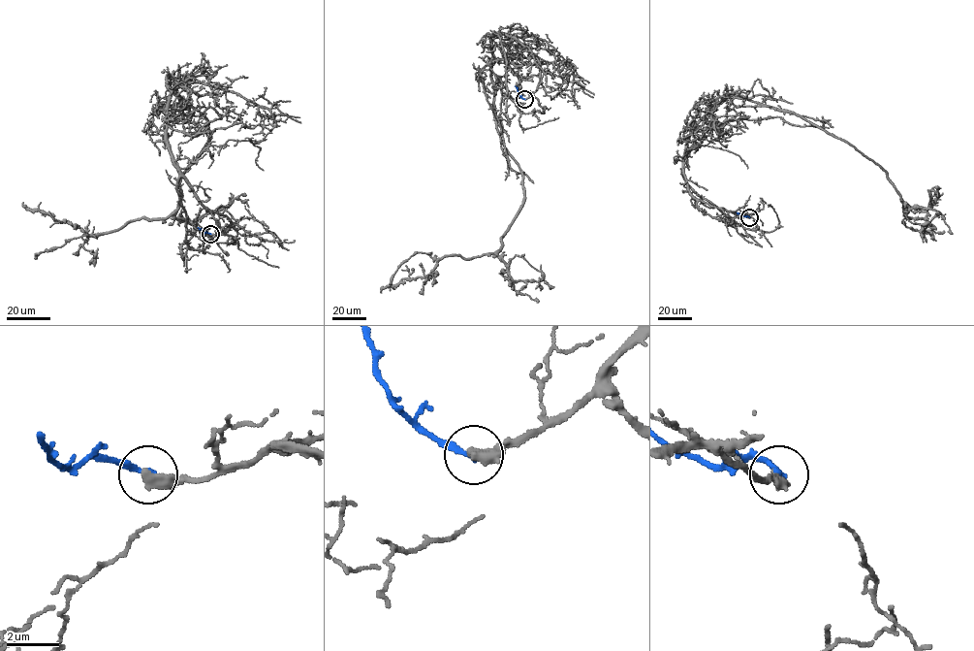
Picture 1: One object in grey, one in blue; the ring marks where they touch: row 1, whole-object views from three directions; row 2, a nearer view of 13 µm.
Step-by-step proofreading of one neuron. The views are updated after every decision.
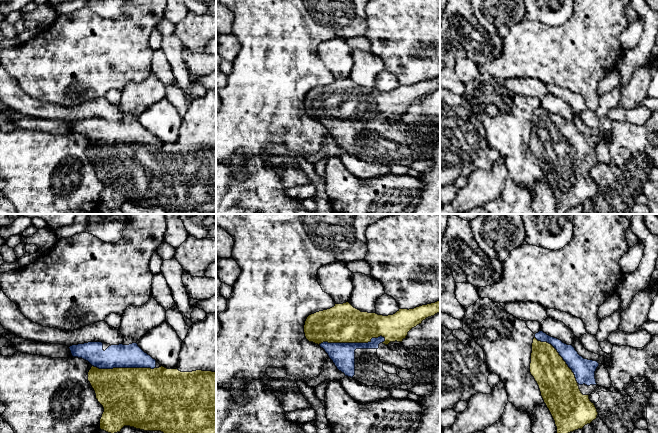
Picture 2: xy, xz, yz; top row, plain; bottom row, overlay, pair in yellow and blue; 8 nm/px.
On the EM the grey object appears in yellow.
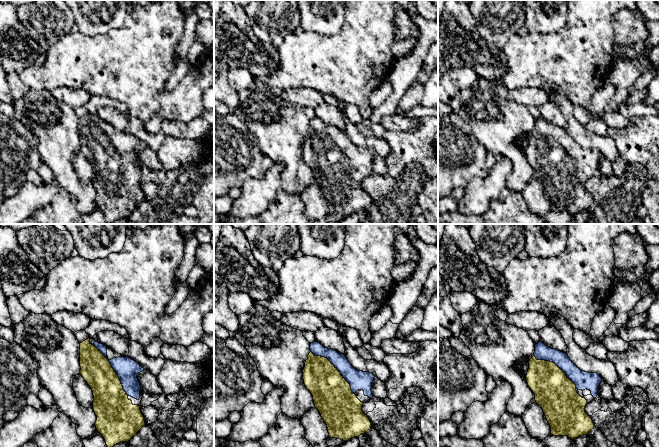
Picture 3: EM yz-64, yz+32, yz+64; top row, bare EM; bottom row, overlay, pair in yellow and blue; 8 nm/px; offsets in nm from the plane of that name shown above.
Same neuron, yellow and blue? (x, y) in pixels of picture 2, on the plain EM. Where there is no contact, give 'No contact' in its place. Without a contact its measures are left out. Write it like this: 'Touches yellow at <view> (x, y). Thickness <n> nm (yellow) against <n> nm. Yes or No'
Touches yellow at xz (351, 118). Thickness 320 nm (yellow) against 190 nm. Yes

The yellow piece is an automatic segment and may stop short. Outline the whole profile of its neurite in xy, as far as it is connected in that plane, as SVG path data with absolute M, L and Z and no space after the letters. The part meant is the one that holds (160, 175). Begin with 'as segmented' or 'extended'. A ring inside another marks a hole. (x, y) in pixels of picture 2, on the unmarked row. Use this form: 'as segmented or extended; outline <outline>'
extended; outline M102 118L69 123L73 133L88 137L92 143L88 157L103 182L100 205L114 210L124 202L169 210L216 212L216 148L181 148L157 144L156 136L137 119L111 121L105 127Z

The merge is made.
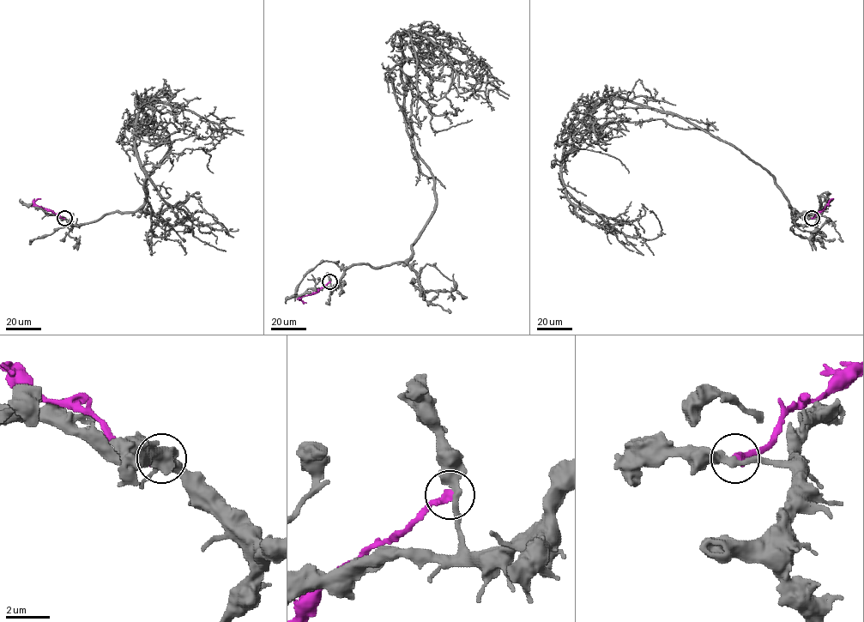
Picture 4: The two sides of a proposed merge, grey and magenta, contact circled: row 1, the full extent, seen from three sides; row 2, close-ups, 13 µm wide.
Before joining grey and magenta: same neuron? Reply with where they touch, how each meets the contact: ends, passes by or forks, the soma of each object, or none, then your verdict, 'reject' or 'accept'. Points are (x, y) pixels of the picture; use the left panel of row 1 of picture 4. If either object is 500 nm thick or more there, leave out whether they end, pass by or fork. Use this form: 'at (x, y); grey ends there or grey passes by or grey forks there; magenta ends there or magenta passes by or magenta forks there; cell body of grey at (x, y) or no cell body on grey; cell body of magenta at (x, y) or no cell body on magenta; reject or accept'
at (64, 218); grey passes by; magenta ends there; no cell body on grey; no cell body on magenta; reject

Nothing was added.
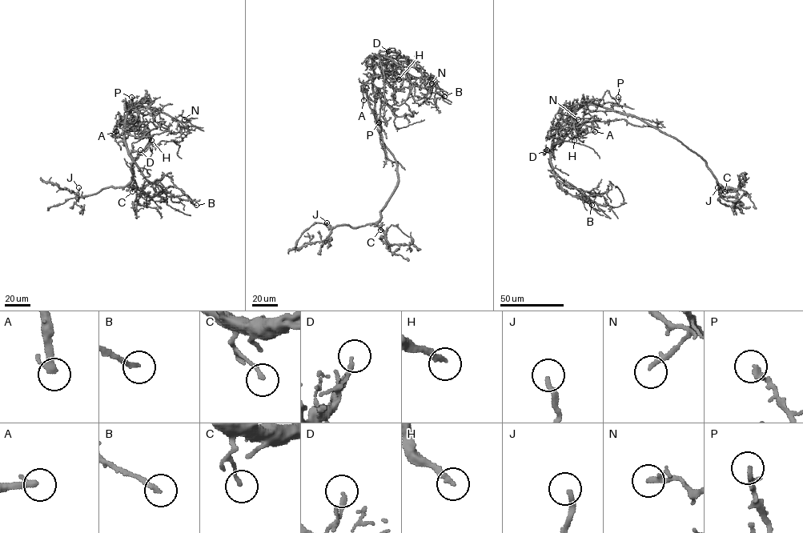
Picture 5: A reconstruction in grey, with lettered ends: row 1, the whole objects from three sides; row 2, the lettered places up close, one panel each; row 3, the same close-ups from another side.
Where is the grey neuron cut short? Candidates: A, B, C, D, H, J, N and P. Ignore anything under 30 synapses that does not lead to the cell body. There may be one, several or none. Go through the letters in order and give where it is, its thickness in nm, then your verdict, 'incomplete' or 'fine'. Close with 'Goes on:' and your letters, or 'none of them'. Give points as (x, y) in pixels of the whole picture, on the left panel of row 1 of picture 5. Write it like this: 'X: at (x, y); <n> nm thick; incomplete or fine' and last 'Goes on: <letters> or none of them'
A: at (116, 131); 240 nm thick; incomplete
B: at (196, 205); 190 nm thick; incomplete
C: at (132, 191); 160 nm thick; fine
D: at (140, 150); 170 nm thick; fine
H: at (151, 140); 240 nm thick; fine
J: at (78, 187); 200 nm thick; fine
N: at (184, 119); 200 nm thick; incomplete
P: at (131, 97); 220 nm thick; incomplete
Goes on: A, B, N, P

